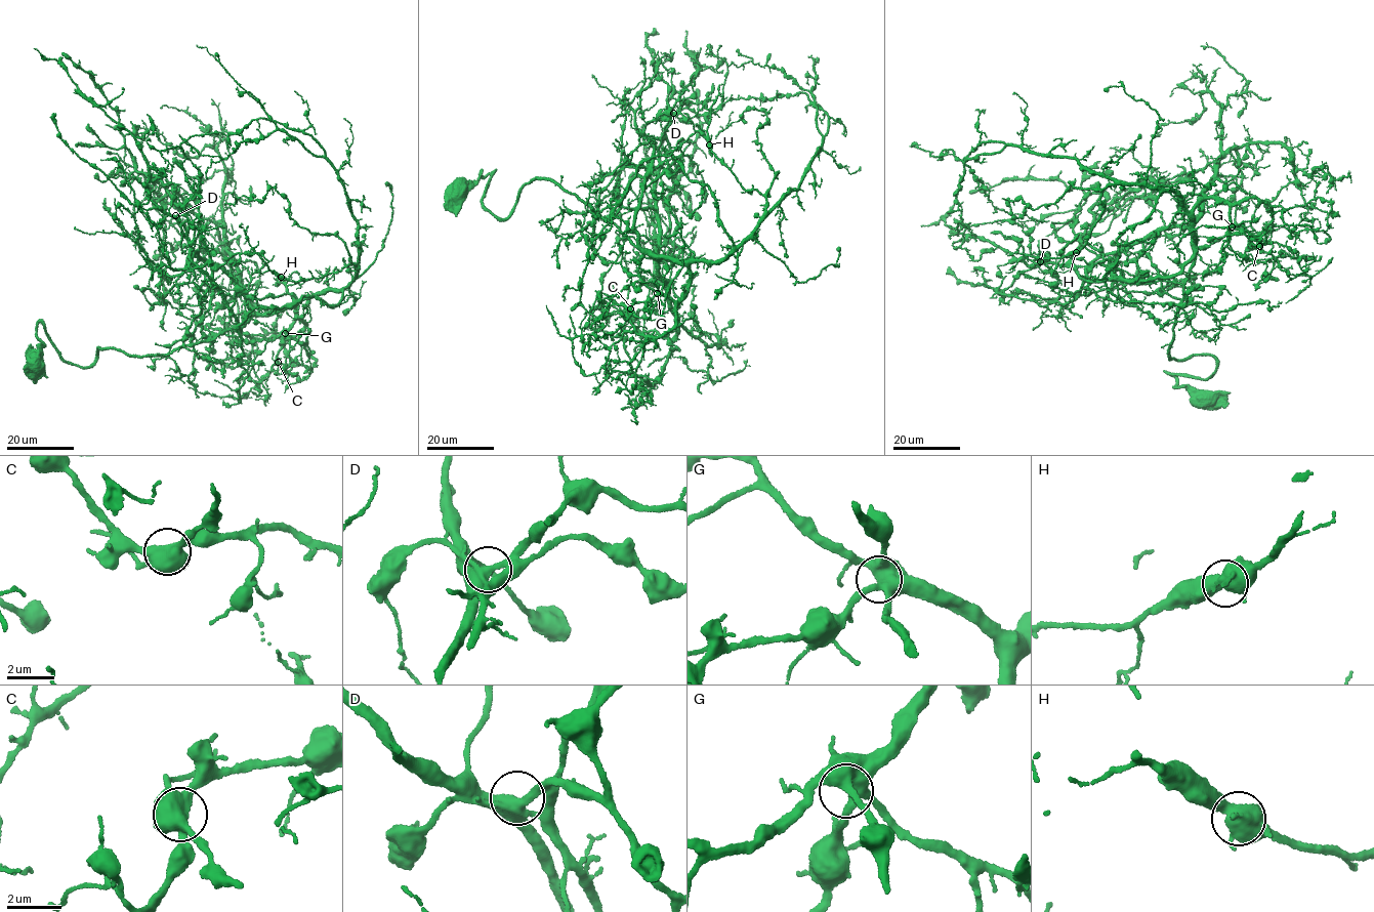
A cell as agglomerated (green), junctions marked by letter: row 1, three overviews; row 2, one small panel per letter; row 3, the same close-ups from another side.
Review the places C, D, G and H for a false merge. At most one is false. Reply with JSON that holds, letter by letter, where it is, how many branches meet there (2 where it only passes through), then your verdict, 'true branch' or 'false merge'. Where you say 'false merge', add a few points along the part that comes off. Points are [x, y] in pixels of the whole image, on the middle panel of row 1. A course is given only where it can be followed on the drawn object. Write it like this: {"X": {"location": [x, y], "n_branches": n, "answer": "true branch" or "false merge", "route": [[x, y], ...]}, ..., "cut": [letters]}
{"C": {"location": [630, 308], "n_branches": 4, "answer": "false merge", "route": [[631, 308], [639, 318], [650, 318], [663, 284], [666, 263]]}, "D": {"location": [673, 113], "n_branches": 4, "answer": "true branch"}, "G": {"location": [657, 293], "n_branches": 4, "answer": "true branch"}, "H": {"location": [709, 144], "n_branches": 4, "answer": "true branch"}, "cut": ["C"]}

